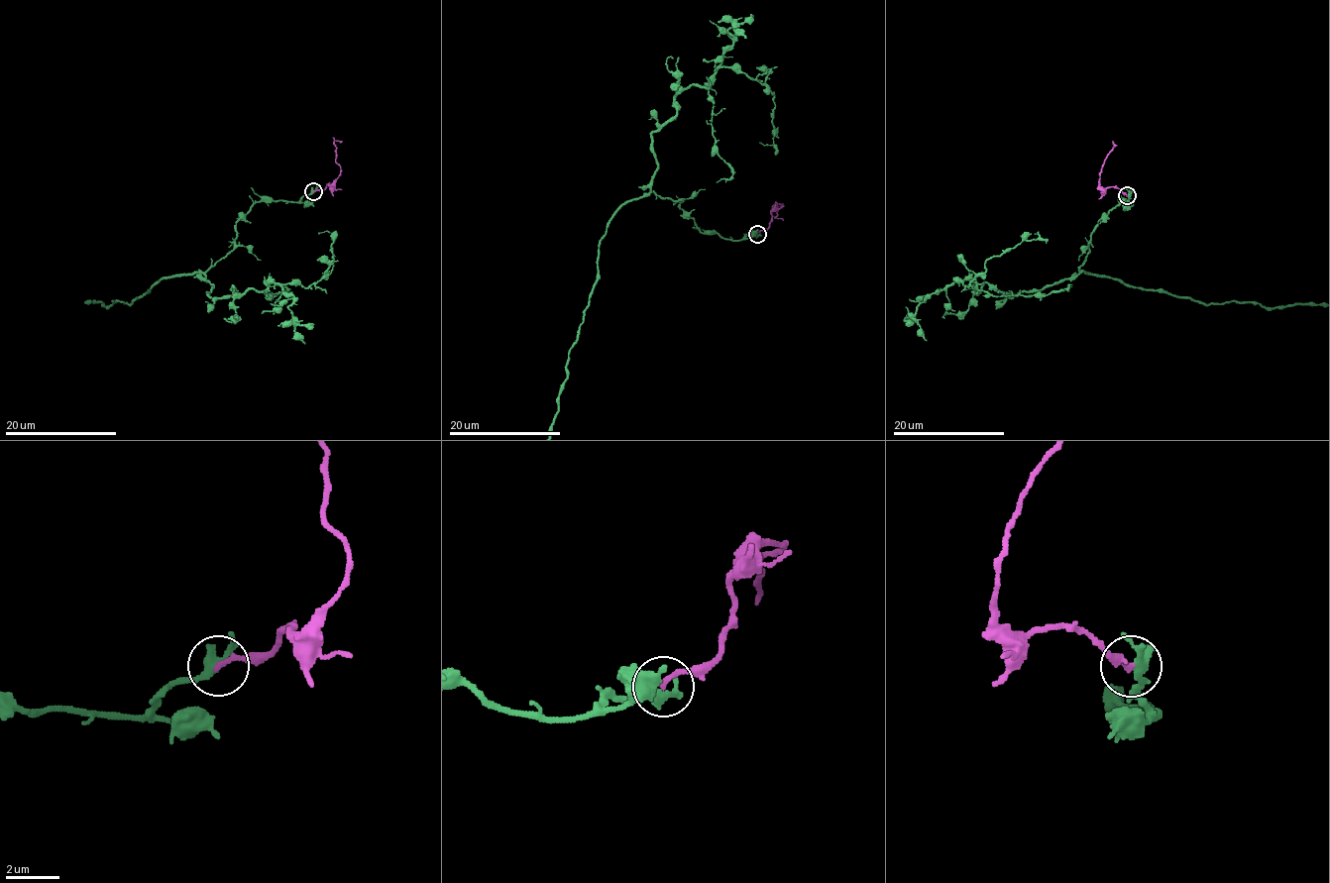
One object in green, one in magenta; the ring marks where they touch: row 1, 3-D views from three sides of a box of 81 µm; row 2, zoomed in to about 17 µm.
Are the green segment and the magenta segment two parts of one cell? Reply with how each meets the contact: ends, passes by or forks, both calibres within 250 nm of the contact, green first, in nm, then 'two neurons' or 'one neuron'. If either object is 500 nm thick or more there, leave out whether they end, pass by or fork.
green passes by; magenta ends there; 340 nm thick on the green side, 200 nm on the other; two neurons

